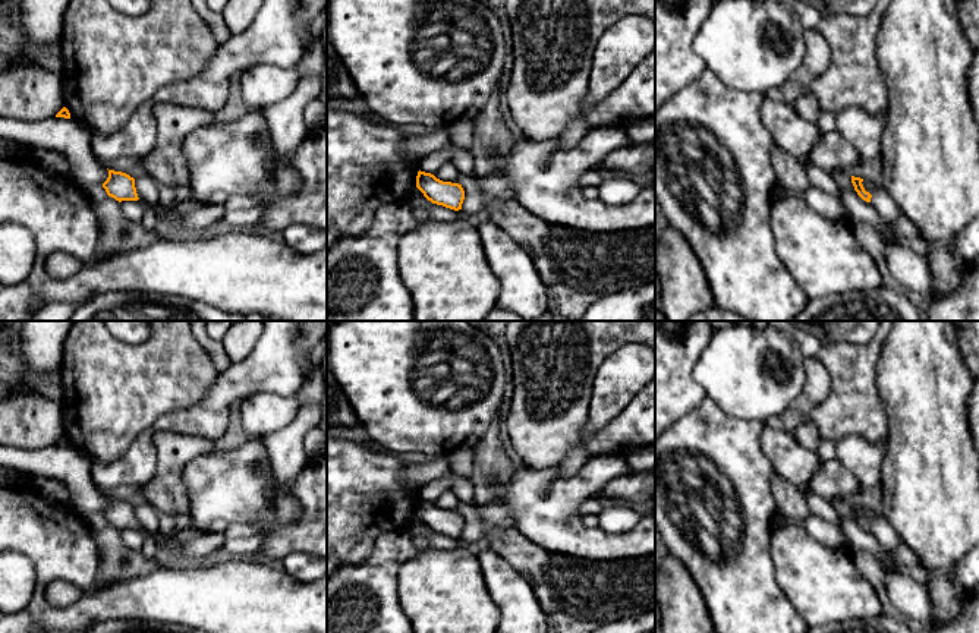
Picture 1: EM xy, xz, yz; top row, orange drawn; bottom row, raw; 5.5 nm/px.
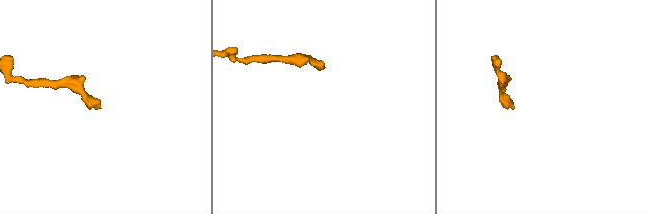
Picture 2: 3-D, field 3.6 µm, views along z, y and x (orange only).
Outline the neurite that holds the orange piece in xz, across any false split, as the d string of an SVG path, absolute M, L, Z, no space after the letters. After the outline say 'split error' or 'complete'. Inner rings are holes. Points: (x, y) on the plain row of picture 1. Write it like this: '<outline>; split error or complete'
M418 500L416 516L432 532L443 533L446 536L459 539L465 528L465 519L462 513L443 510L431 501Z; complete

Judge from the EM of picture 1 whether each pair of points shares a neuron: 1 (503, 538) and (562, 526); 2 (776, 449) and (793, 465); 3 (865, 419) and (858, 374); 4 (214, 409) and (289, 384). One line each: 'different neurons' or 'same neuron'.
1: different neurons
2: same neuron
3: same neuron
4: same neuron

